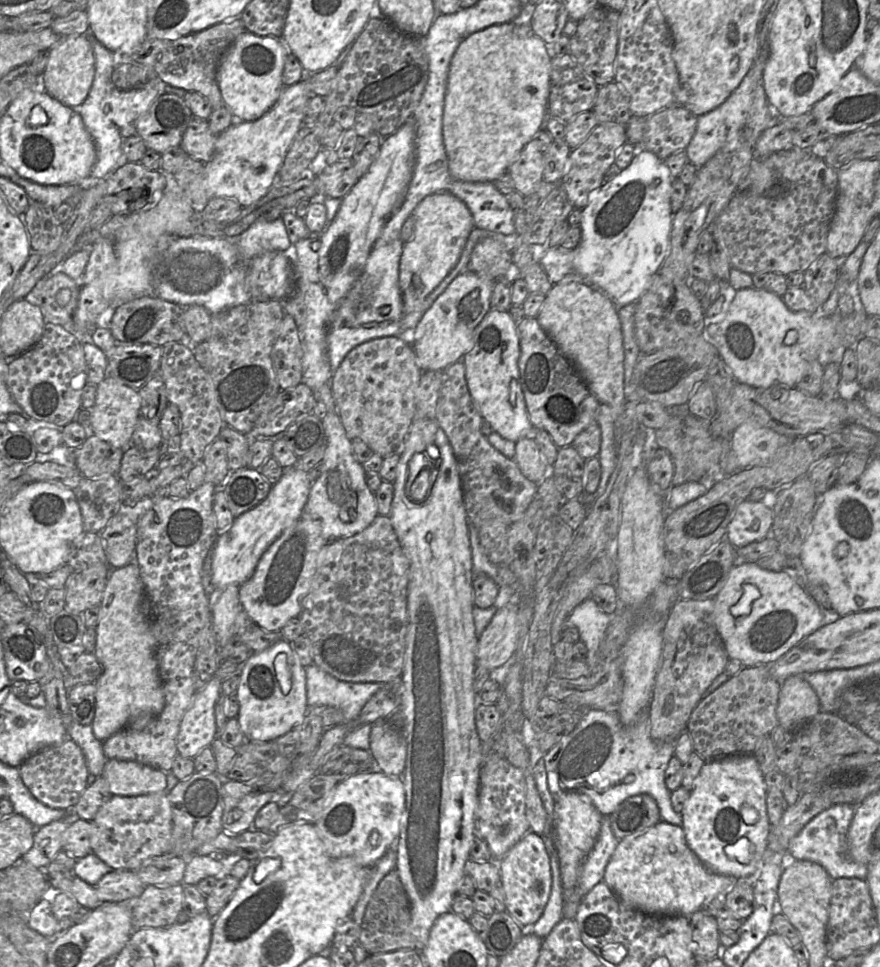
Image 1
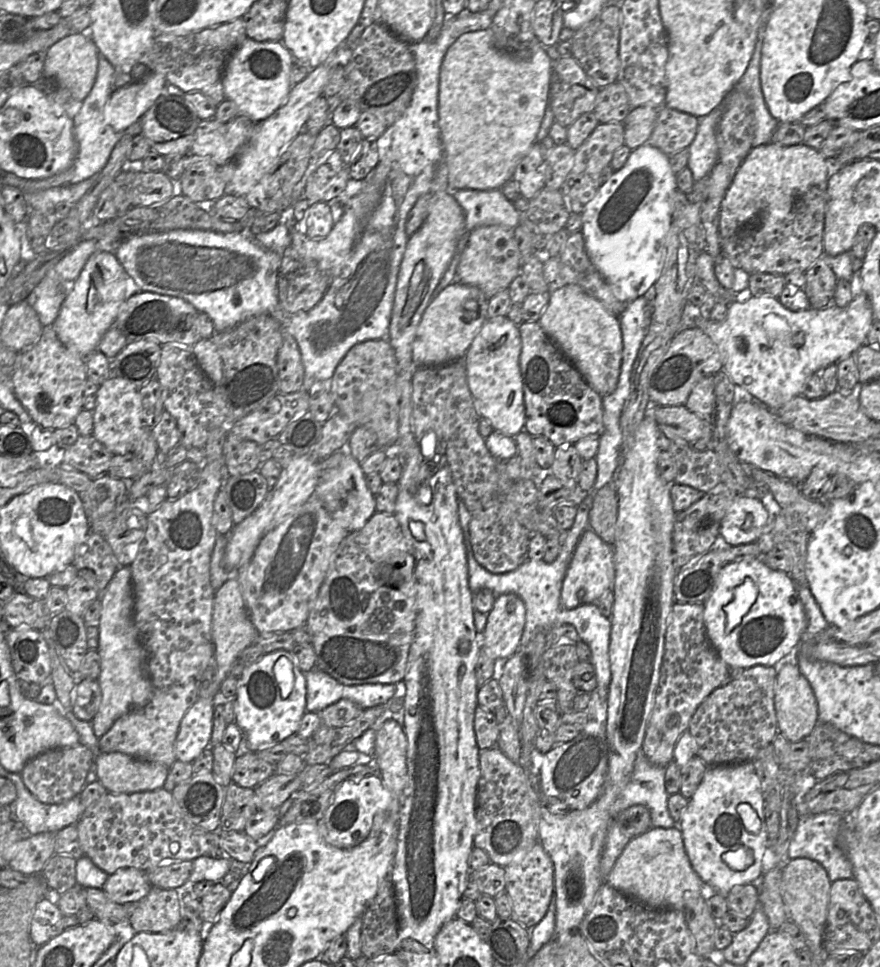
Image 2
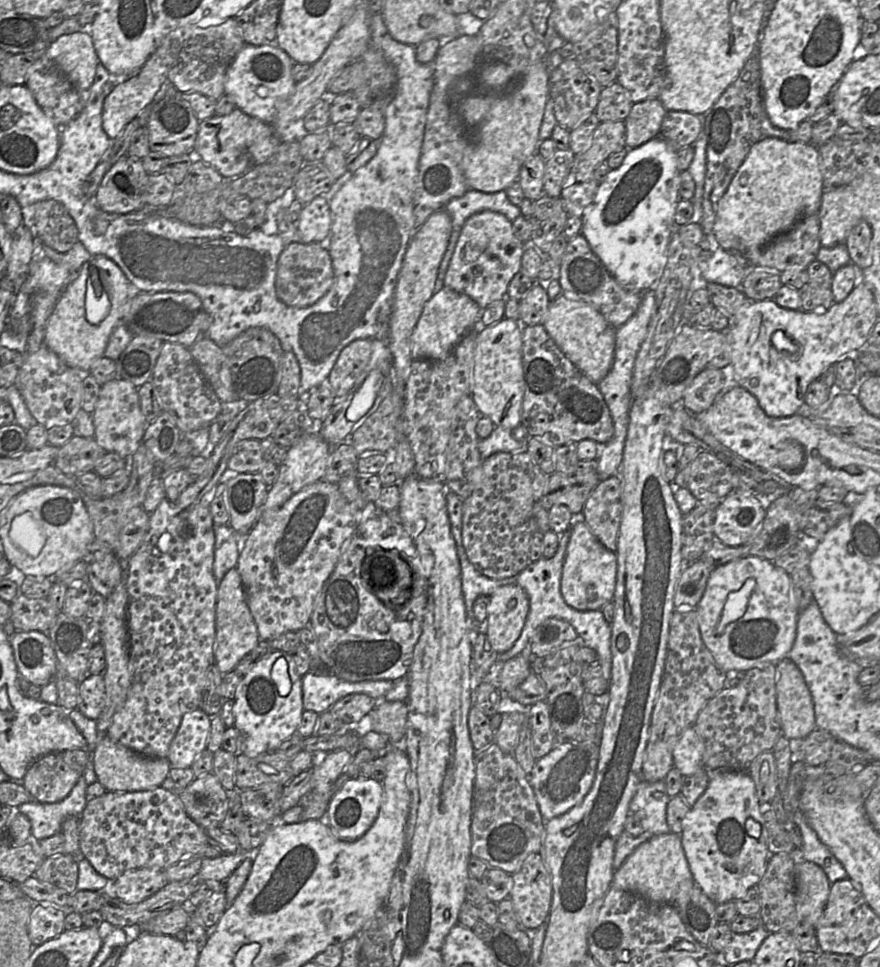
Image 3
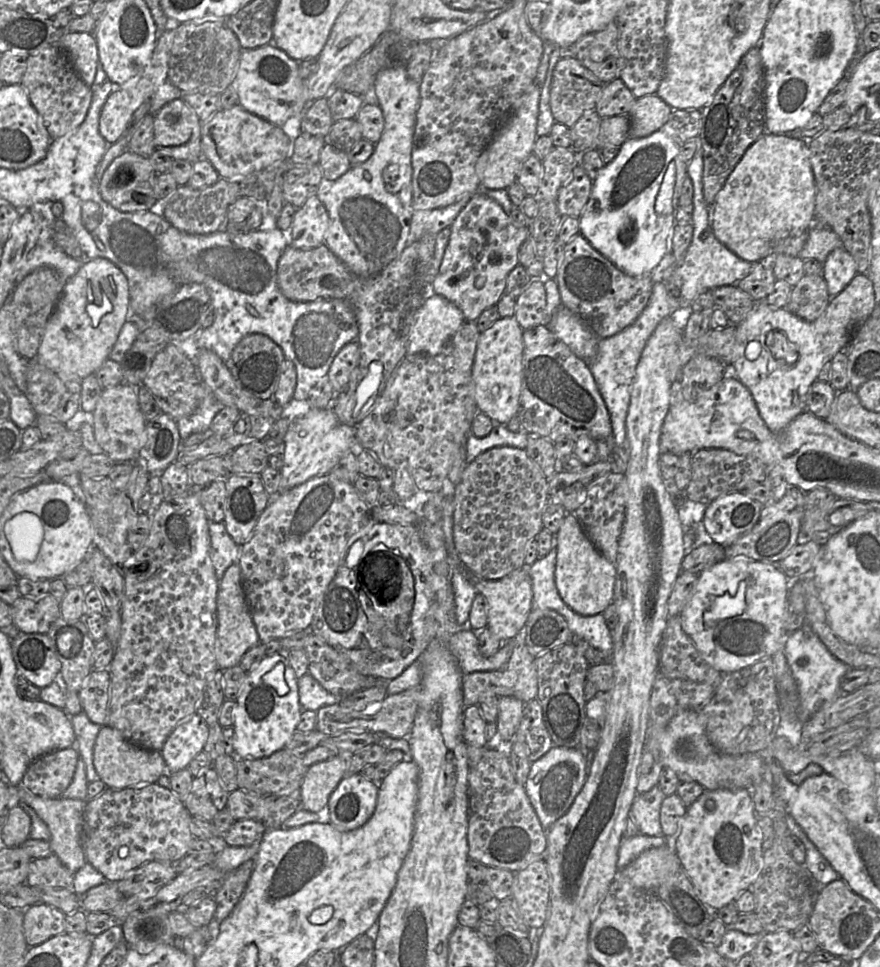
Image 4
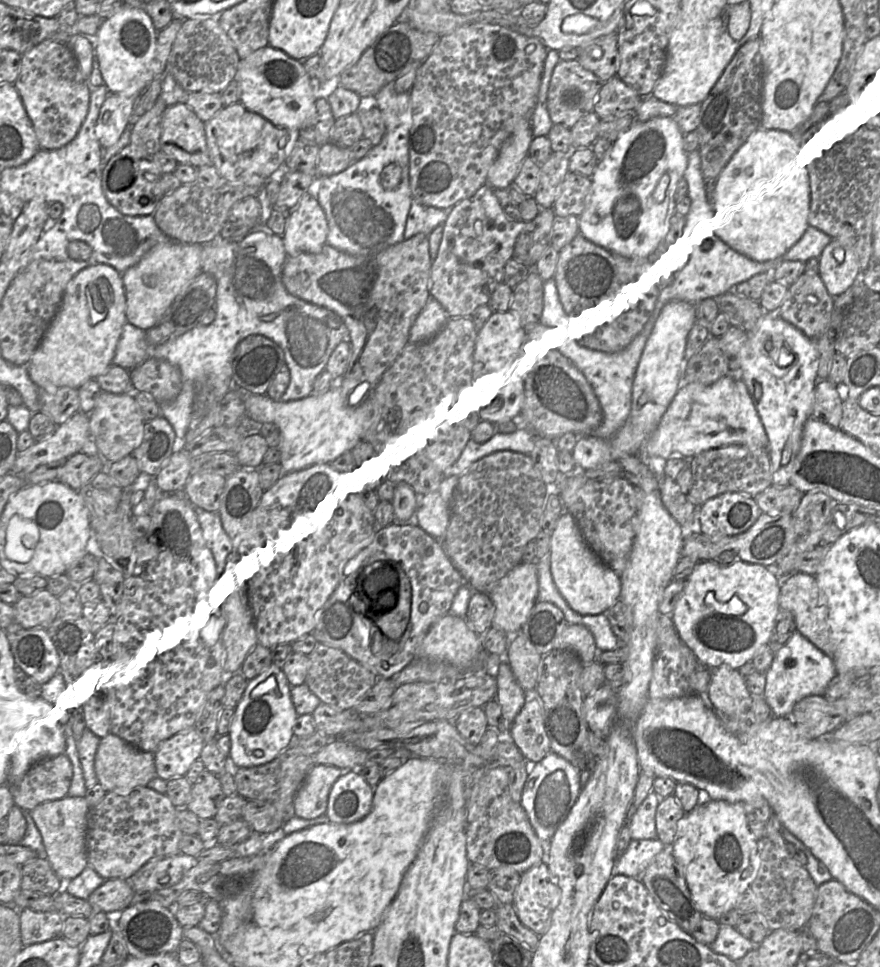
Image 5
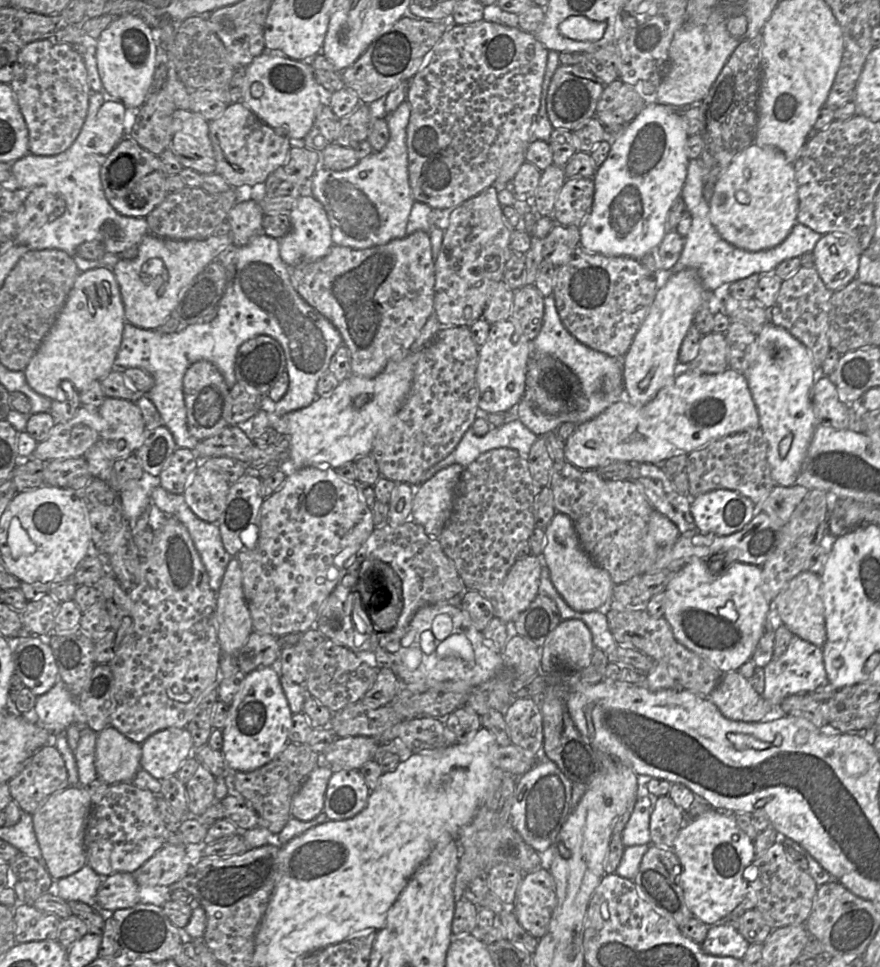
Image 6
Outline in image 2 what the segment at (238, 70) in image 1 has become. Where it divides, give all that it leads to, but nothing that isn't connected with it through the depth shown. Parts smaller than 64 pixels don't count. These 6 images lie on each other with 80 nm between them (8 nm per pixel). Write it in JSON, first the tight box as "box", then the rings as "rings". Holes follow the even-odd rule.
{"box":[222,38,292,123],"rings":[[[246,38],[229,55],[222,74],[225,98],[232,101],[238,114],[254,123],[261,122],[277,112],[287,100],[292,83],[290,69],[292,54],[280,41],[256,42]]]}

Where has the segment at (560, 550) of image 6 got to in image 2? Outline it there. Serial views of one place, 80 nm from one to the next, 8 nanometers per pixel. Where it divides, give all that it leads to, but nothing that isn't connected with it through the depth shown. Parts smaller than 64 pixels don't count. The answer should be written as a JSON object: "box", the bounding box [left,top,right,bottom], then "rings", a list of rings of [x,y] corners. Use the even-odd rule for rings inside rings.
{"box":[561,529,615,609],"rings":[[[591,529],[581,535],[572,554],[561,589],[561,603],[567,609],[574,609],[583,604],[594,603],[610,589],[613,590],[615,579],[614,550]]]}

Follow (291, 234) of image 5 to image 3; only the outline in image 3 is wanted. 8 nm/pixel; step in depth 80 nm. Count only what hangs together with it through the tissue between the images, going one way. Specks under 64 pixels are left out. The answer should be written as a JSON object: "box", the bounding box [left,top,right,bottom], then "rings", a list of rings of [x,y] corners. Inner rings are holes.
{"box":[297,196,332,246],"rings":[[[317,196],[304,205],[297,221],[299,241],[301,243],[319,243],[326,246],[332,225],[332,214],[328,201]]]}

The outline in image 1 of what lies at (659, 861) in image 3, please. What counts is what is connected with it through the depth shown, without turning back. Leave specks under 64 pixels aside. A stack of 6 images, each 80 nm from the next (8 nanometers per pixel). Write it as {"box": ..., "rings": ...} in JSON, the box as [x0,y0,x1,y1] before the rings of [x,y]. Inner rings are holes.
{"box":[604,820,737,917],"rings":[[[660,820],[645,831],[620,839],[604,871],[605,882],[625,905],[649,915],[689,917],[710,903],[718,894],[726,894],[737,879],[710,871],[688,847],[682,826]]]}

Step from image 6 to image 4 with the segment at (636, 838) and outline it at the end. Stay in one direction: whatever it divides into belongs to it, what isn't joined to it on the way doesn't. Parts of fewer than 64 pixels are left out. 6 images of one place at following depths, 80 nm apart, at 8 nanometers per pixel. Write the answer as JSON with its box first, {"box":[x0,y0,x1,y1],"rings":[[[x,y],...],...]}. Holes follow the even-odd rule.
{"box":[630,785,665,836],"rings":[[[659,785],[645,793],[636,795],[630,810],[630,817],[636,823],[639,833],[647,836],[663,835],[660,810],[665,797]]]}

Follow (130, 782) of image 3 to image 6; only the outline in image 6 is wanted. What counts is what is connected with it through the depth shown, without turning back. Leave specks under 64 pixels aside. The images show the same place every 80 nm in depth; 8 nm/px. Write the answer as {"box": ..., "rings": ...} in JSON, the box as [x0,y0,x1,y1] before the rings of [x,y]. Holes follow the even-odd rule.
{"box":[95,727,141,786],"rings":[[[113,727],[98,733],[95,767],[98,778],[112,786],[132,782],[141,769],[141,744],[130,741]]]}

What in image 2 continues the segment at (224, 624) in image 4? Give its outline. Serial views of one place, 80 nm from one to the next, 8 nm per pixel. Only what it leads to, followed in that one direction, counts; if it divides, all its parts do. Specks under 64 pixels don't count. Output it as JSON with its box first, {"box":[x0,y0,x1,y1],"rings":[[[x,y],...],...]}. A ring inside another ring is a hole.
{"box":[211,578,259,688],"rings":[[[236,578],[228,579],[214,594],[211,634],[213,654],[216,659],[215,682],[220,688],[222,682],[228,677],[233,662],[239,658],[245,648],[256,643],[259,635],[249,618]]]}

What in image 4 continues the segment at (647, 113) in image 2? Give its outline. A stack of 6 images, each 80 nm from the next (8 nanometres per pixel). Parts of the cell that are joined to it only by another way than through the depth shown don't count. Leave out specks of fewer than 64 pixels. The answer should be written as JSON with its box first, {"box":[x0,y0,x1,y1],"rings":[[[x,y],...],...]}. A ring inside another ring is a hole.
{"box":[629,94,672,138],"rings":[[[657,94],[636,99],[629,113],[629,137],[642,138],[662,129],[668,122],[672,110]]]}

